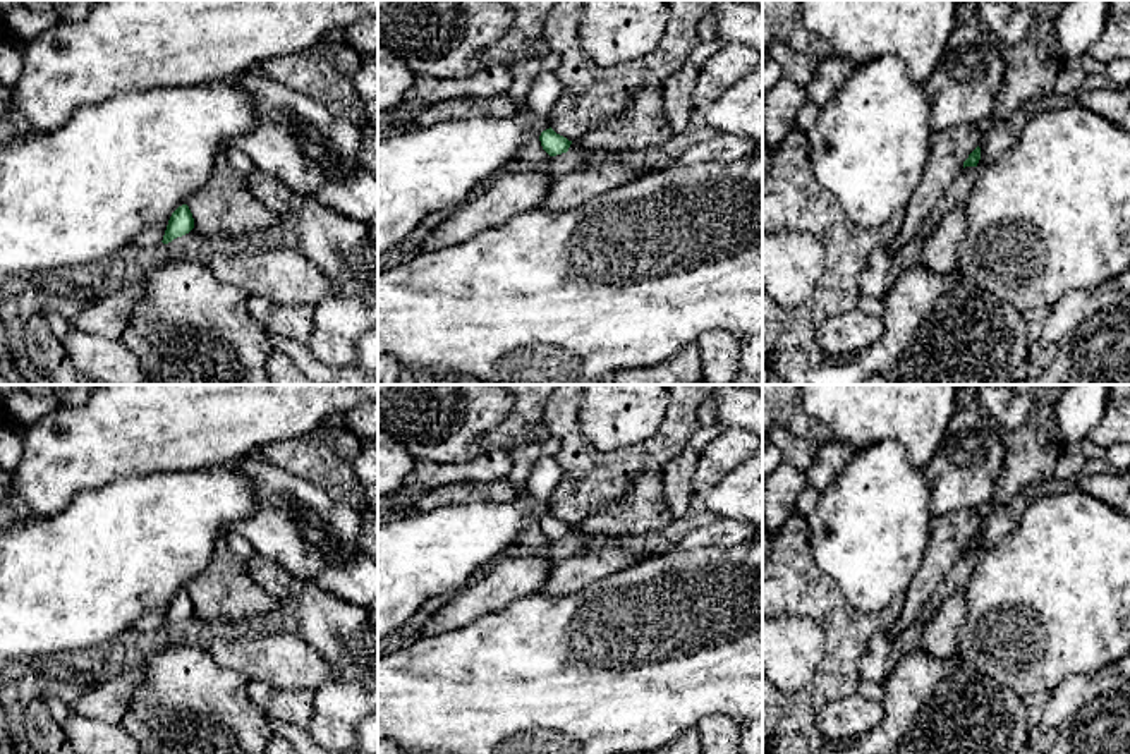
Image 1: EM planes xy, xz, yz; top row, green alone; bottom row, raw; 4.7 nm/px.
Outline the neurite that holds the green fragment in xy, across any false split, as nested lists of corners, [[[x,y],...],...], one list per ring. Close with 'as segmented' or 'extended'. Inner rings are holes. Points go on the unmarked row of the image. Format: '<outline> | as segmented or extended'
[[[187,589],[179,591],[167,610],[163,629],[172,627],[177,622],[189,618],[194,613],[194,603]]] | as segmented

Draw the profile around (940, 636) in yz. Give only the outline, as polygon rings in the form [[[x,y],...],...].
[[[965,591],[950,594],[926,625],[920,646],[931,658],[951,658],[957,654],[957,637],[967,617]]]

